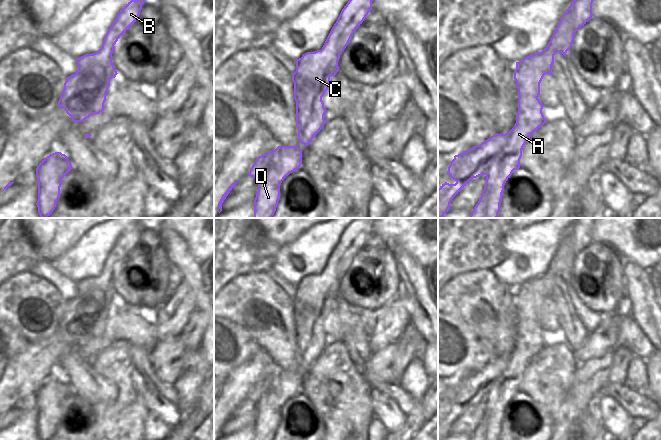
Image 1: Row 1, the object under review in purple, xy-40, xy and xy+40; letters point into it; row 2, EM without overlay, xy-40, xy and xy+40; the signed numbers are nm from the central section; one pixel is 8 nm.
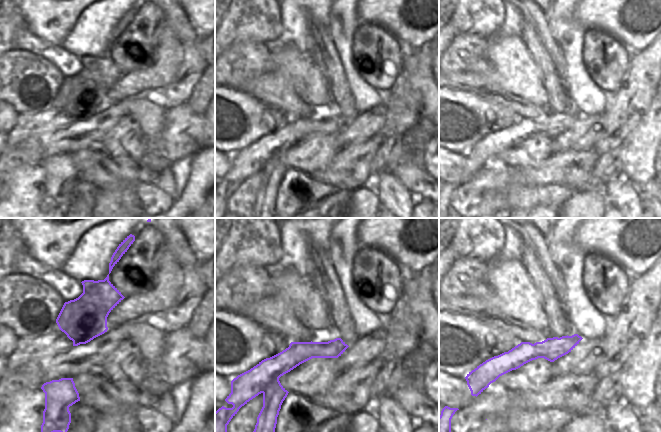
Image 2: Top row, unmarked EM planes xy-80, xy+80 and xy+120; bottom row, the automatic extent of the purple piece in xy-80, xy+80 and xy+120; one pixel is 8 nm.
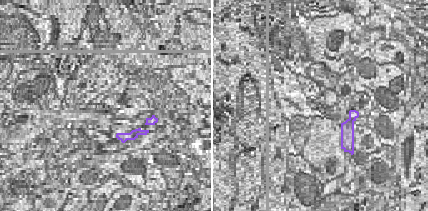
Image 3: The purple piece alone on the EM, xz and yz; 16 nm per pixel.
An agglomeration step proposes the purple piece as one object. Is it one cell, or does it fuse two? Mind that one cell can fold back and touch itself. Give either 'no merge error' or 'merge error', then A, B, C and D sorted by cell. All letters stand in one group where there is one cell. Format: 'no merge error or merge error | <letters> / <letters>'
merge error | A B C / D

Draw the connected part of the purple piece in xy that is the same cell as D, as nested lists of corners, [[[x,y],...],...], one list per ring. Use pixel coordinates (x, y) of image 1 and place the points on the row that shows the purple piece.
[[[273,152],[270,163],[258,179],[253,218],[272,218],[280,199],[280,185],[289,174],[280,153]]]

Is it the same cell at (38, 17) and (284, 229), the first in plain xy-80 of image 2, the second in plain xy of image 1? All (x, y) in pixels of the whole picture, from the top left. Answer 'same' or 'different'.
same

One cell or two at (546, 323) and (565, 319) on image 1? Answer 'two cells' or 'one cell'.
two cells

